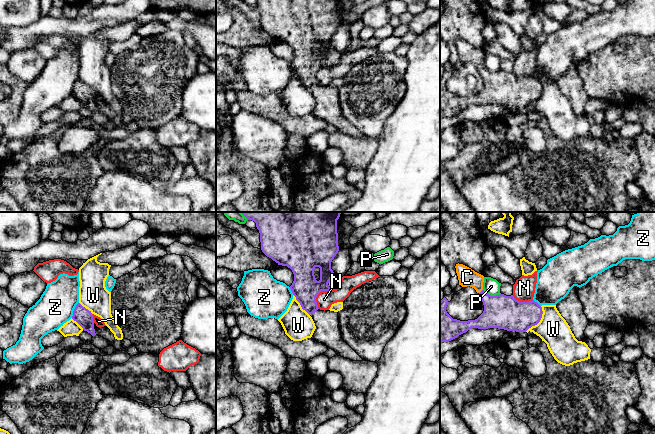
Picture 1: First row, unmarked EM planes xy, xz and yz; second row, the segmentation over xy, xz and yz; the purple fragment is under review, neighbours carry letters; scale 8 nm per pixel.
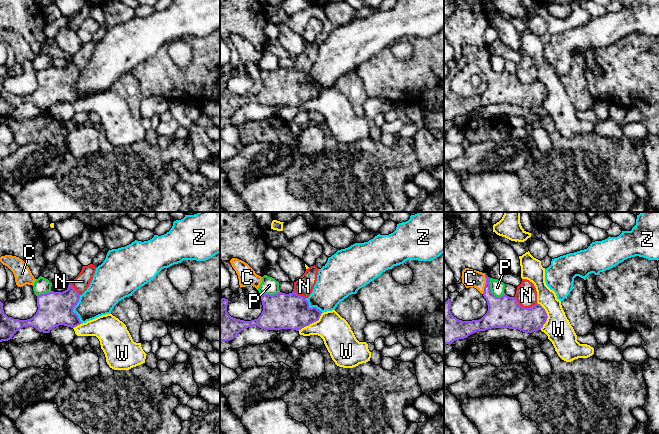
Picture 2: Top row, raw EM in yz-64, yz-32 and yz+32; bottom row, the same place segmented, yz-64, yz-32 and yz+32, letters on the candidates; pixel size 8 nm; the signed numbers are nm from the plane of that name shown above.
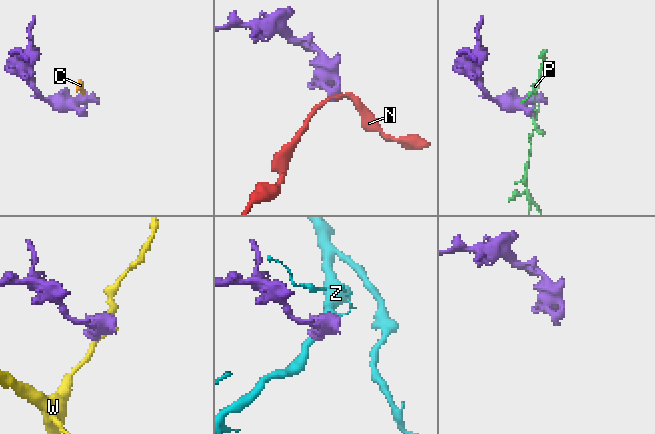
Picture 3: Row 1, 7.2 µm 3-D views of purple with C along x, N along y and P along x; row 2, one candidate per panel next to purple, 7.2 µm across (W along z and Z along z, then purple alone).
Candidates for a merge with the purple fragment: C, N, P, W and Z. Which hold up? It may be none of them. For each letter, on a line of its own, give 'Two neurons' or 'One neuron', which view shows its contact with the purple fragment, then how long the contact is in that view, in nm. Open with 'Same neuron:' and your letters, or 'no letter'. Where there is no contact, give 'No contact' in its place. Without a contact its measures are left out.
Same neuron: C
C: One neuron. Touches purple in yz. Shared border 50 nm
N: Two neurons. Touches purple in xz. Shared border 190 nm
P: Two neurons. Touches purple in yz. Shared border 150 nm
W: Two neurons. Touches purple in yz. Shared border 240 nm
Z: Two neurons. Touches purple in xy. Shared border 140 nm

